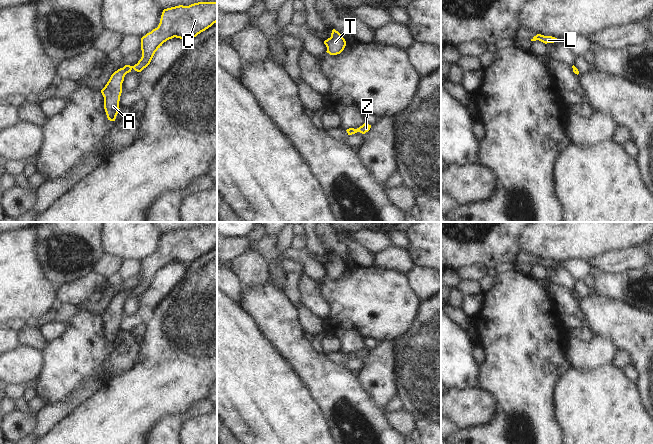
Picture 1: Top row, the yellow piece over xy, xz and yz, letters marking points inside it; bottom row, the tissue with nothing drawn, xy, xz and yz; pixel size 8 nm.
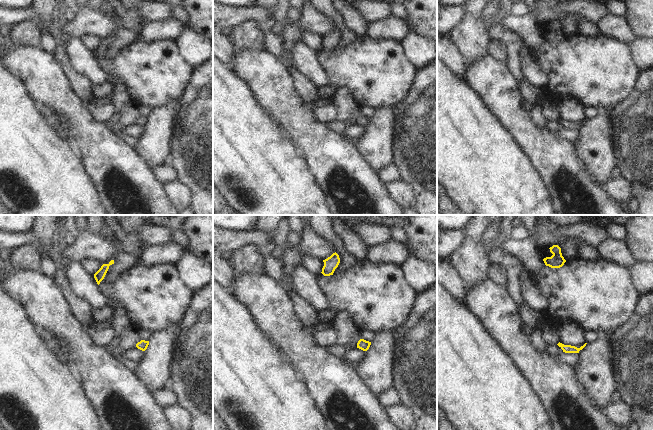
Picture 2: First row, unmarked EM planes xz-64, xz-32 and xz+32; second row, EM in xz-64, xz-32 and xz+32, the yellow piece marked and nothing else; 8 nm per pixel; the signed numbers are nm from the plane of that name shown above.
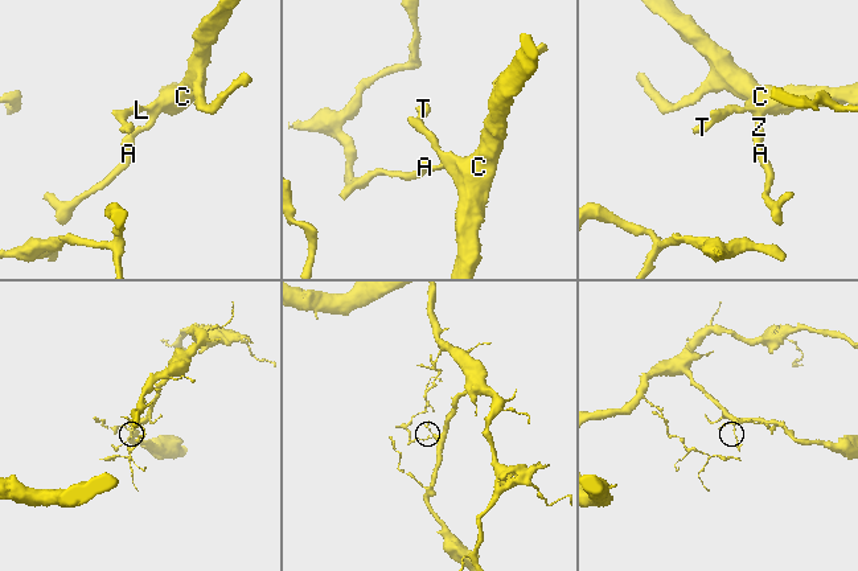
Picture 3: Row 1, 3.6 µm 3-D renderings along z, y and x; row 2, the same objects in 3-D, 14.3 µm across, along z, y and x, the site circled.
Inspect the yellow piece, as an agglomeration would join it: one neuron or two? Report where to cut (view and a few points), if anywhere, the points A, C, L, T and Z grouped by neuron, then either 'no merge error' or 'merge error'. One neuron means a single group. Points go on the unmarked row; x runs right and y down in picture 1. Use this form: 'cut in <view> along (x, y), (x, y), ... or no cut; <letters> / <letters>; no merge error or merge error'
no cut; A C L T Z; no merge error

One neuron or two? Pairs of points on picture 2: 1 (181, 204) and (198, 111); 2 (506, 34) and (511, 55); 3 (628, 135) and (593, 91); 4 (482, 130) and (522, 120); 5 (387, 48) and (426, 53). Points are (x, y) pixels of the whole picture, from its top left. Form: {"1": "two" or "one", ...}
{"1": "two", "2": "one", "3": "two", "4": "two", "5": "two"}

